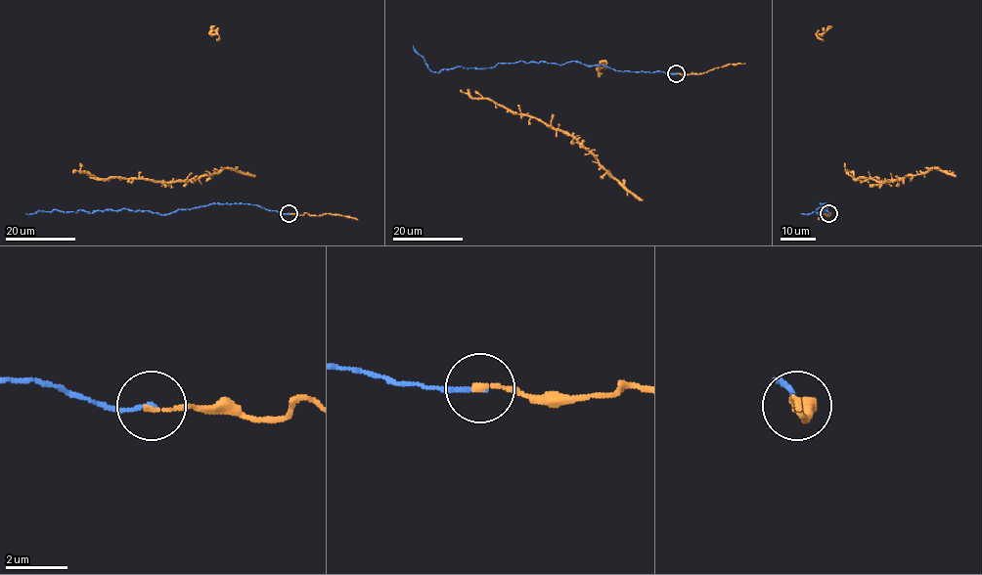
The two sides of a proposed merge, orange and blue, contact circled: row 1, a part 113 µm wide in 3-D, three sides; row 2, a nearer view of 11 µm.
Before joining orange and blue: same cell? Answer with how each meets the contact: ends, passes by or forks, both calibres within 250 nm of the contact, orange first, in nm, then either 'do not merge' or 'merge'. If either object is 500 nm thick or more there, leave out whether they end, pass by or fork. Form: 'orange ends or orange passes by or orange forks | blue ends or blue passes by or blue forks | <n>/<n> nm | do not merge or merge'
orange ends | blue ends | 150/180 nm | merge

